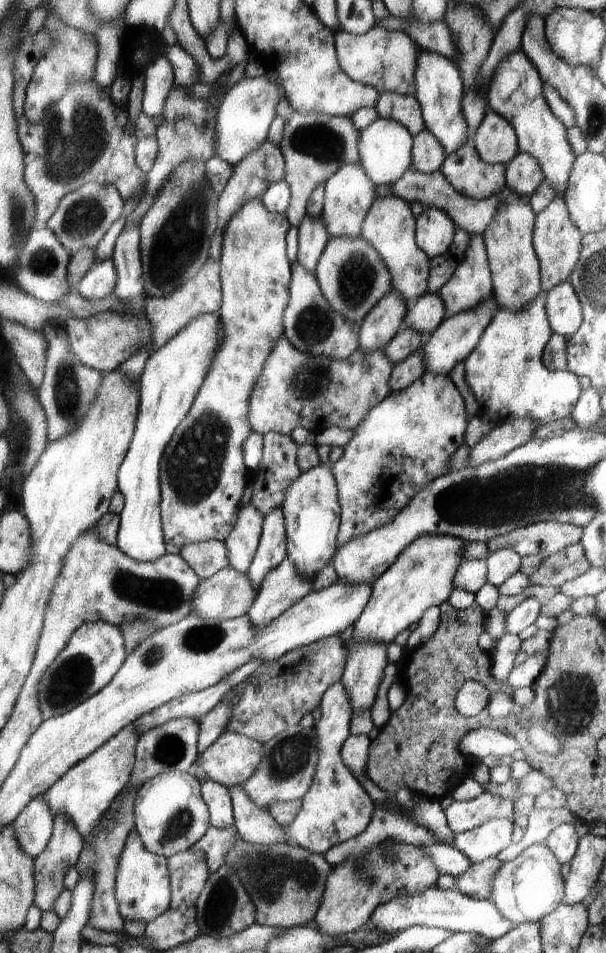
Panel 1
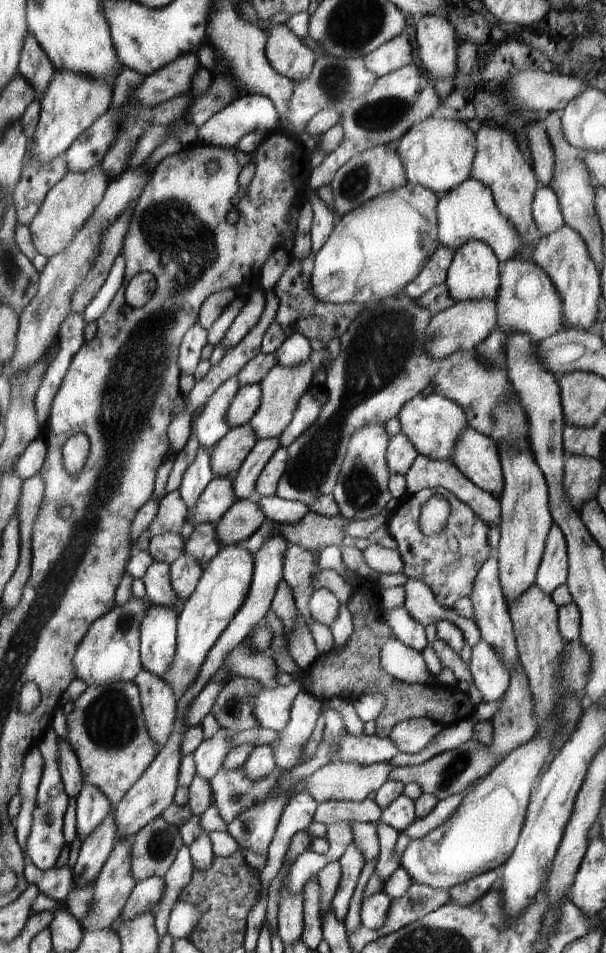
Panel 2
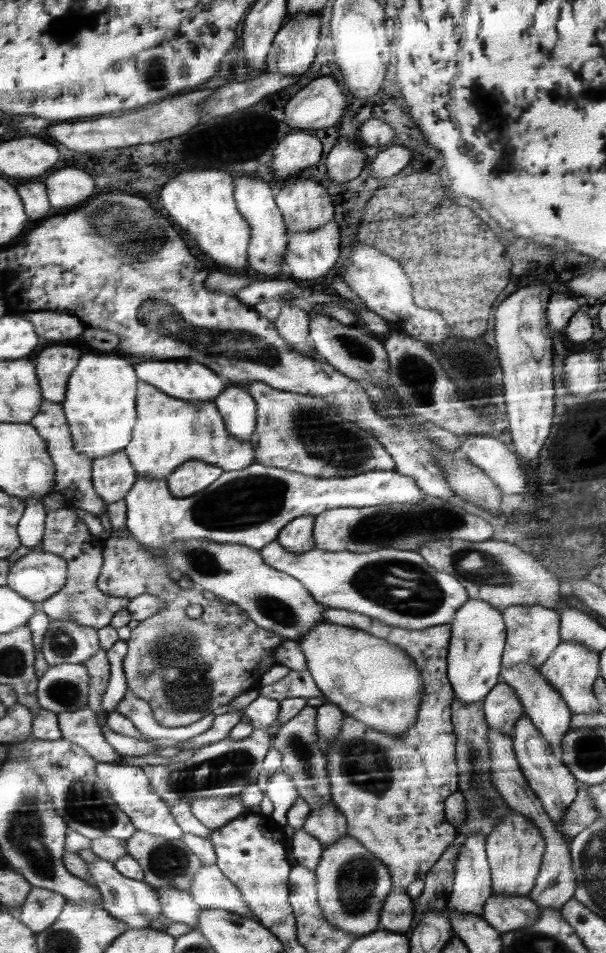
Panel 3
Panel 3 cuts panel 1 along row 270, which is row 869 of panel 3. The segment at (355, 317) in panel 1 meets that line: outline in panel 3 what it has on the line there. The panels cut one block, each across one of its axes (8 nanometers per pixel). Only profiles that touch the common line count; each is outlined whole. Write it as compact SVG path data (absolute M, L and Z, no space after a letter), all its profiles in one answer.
M347 835L336 844L324 848L314 874L317 878L317 897L326 921L356 936L380 929L381 910L386 897L393 892L392 875L362 843Z

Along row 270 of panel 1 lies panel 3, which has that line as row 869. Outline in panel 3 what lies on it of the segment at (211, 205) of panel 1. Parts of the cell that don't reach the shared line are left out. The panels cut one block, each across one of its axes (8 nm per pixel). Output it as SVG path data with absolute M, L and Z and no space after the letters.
M142 830L134 834L134 838L127 840L129 855L134 856L141 862L145 871L145 882L153 888L178 888L192 892L194 878L204 868L205 863L192 853L192 849L186 845L184 840L168 840L164 836L156 836Z

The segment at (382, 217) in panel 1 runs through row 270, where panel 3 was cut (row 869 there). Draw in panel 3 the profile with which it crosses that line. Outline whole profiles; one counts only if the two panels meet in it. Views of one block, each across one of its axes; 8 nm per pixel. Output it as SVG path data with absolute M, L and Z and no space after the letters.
M331 607L326 609L325 621L368 631L397 644L408 652L418 670L422 670L421 677L426 678L426 702L422 702L422 710L418 710L418 722L414 721L414 730L410 730L410 734L383 733L346 714L340 734L327 748L331 801L348 820L348 836L358 840L384 863L392 875L393 888L406 889L415 880L423 880L457 839L457 828L445 818L445 802L459 790L455 759L457 736L451 721L451 704L455 694L448 677L447 662L451 626L446 623L424 630L408 630L388 626L381 620L356 612Z

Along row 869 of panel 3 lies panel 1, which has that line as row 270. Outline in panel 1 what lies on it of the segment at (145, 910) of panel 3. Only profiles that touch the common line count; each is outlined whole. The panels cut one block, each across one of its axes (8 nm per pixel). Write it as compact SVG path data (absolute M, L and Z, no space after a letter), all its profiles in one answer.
M112 258L98 263L80 282L76 291L86 299L102 301L115 292L117 281L117 267Z

